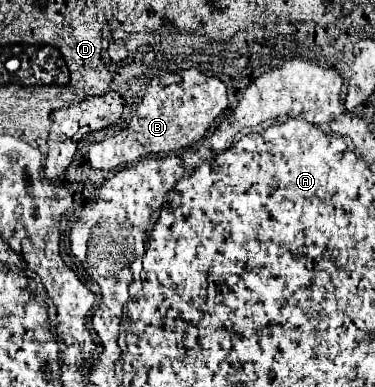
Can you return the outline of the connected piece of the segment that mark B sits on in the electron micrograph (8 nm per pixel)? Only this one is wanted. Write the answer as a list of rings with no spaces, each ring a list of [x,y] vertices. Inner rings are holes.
[[[182,69],[178,73],[154,77],[138,111],[124,111],[112,125],[114,133],[90,145],[90,163],[96,163],[96,169],[114,169],[118,165],[132,165],[148,155],[190,147],[204,137],[226,107],[226,85],[220,79],[200,73],[198,69]]]

